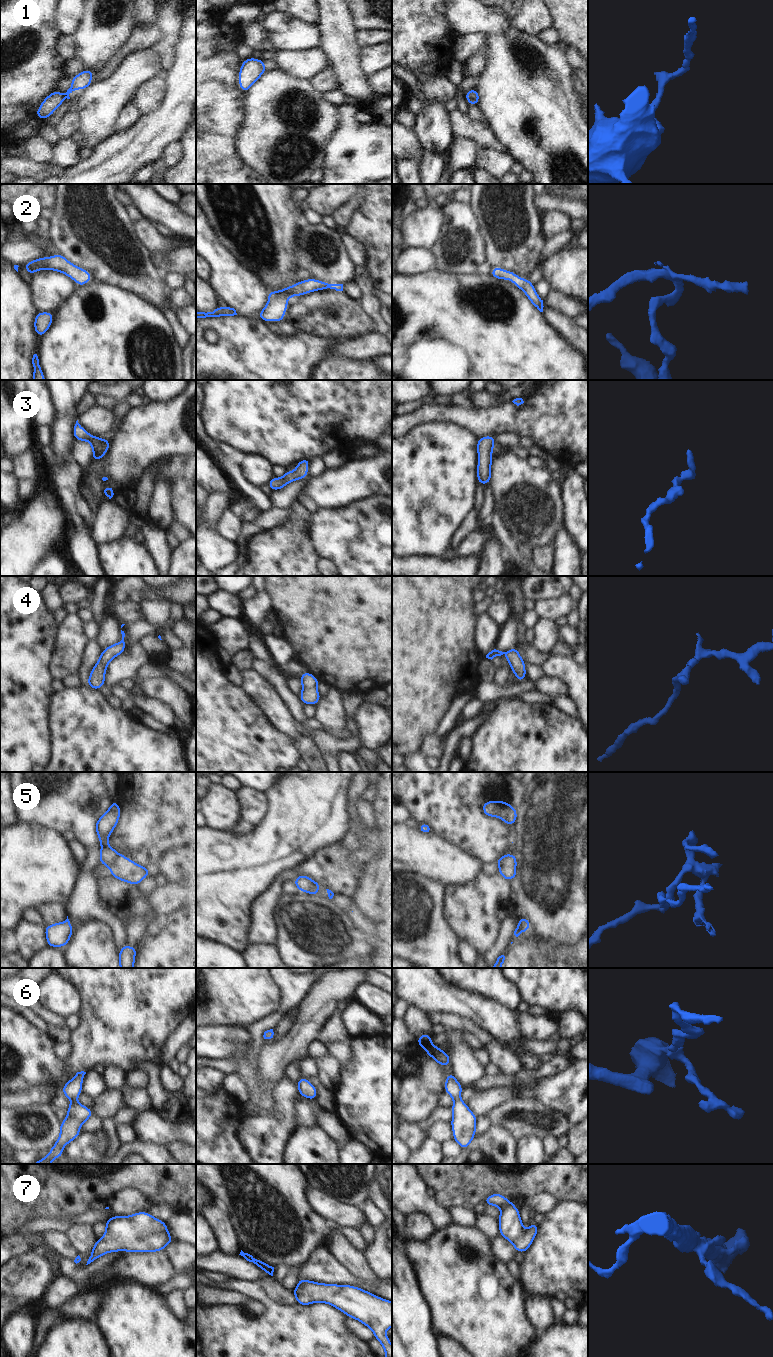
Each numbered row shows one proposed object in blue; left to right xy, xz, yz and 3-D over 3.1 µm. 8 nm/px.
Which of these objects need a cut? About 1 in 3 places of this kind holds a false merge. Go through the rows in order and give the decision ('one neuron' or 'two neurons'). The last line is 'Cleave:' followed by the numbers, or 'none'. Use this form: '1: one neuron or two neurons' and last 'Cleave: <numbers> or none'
1: two neurons
2: one neuron
3: one neuron
4: one neuron
5: two neurons
6: one neuron
7: one neuron
Cleave: 1, 5

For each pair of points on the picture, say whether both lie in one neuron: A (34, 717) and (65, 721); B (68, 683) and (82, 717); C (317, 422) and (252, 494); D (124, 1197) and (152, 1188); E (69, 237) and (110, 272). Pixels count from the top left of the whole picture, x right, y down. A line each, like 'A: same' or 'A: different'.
A: different
B: different
C: different
D: different
E: same

